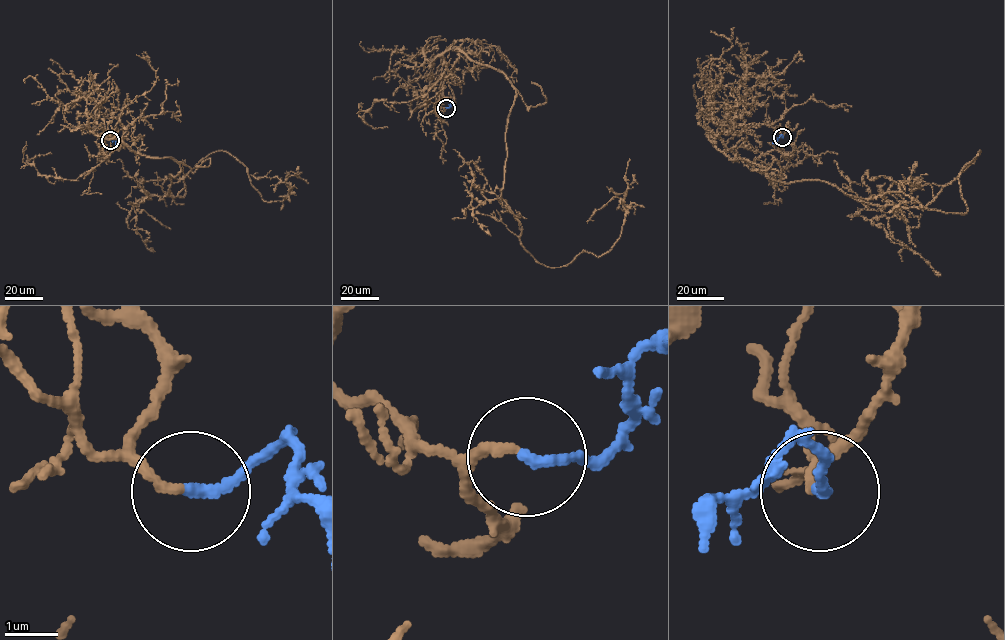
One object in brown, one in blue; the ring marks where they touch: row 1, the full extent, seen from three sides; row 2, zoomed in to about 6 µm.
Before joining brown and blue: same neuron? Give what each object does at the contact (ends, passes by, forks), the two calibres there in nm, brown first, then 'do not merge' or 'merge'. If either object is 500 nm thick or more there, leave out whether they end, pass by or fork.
brown ends there; blue ends there; 190 nm thick on the brown side, 220 nm on the other; merge

